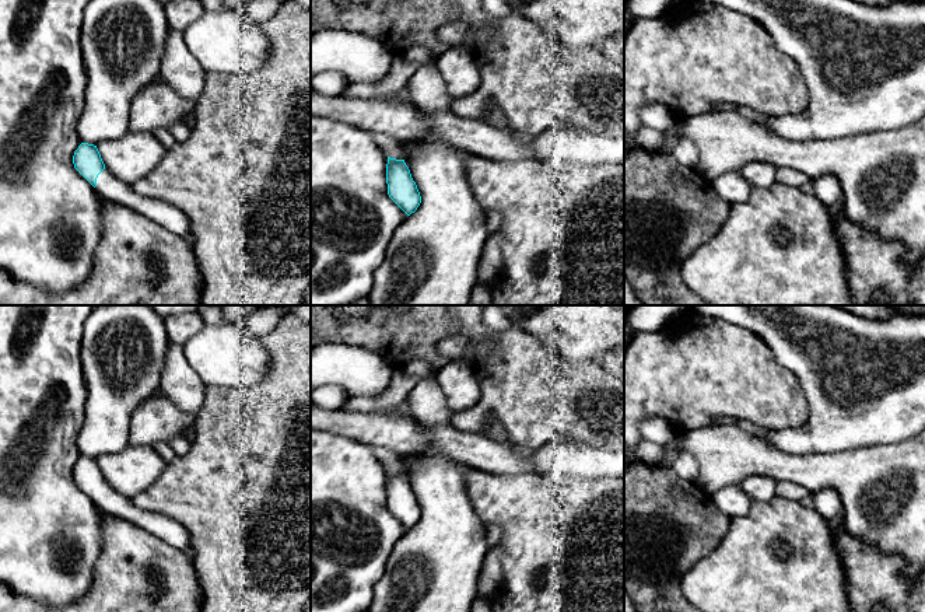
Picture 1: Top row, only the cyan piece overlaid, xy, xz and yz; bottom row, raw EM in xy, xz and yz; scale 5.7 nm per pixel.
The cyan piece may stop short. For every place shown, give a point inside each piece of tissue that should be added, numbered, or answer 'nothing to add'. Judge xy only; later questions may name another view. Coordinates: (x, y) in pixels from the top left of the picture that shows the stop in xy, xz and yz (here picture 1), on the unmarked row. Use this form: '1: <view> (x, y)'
1: xy (108, 500)

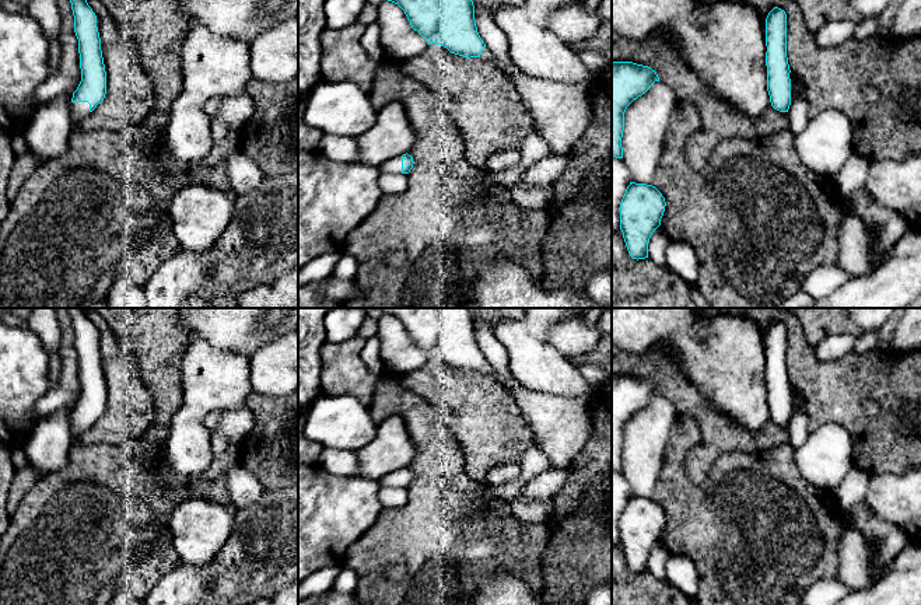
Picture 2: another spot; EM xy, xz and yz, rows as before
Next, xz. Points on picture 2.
1: xz (487, 369)
2: xz (394, 479)

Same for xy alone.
1: xy (79, 425)

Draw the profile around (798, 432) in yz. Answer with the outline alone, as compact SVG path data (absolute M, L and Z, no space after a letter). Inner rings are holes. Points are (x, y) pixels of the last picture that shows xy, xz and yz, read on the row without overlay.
M789 387L791 392L791 419L788 423L788 444L792 450L796 450L806 443L810 436L808 424L809 420L803 412L803 402L796 388Z

